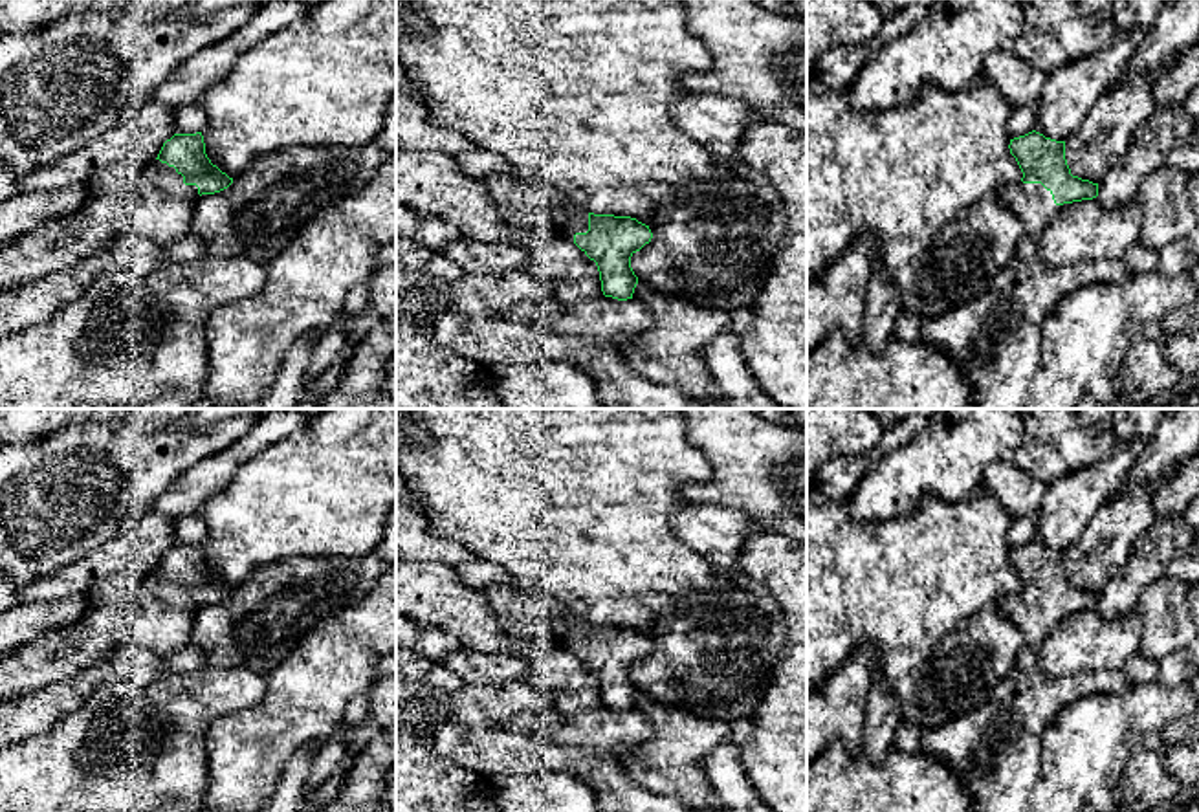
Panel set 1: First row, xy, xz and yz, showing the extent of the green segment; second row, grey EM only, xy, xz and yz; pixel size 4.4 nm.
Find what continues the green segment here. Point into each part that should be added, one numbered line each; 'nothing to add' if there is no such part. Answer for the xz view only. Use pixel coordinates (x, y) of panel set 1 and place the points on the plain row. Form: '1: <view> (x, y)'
1: xz (521, 614)

